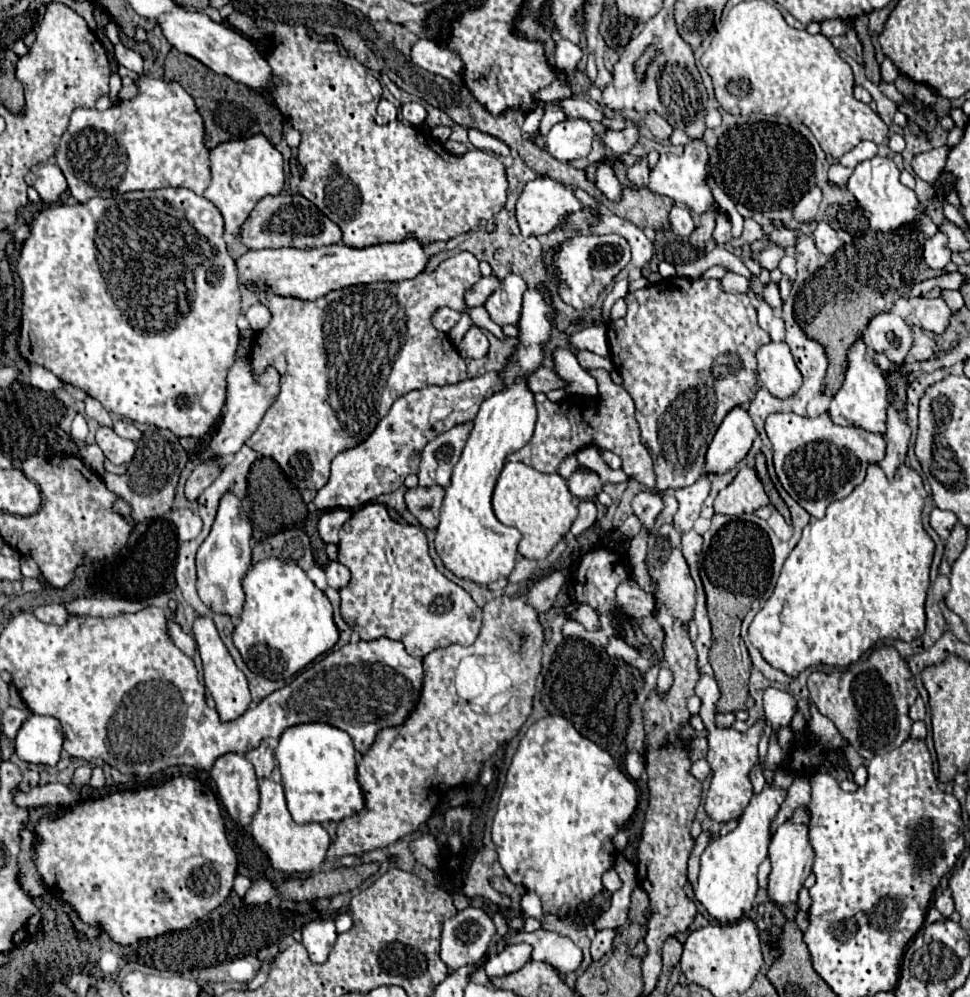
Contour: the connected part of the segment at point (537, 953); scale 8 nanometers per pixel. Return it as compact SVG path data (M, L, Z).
M538 928L534 932L514 932L506 942L526 942L532 946L532 960L548 962L560 970L562 976L579 968L583 953L570 940L556 932Z

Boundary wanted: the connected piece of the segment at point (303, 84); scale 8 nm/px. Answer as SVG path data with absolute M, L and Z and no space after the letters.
M236 10L224 22L244 36L276 36L278 50L270 52L266 62L272 68L274 102L302 134L298 160L304 168L304 178L308 180L300 182L298 192L340 226L342 242L346 246L366 248L374 244L402 242L408 238L416 238L420 244L450 240L470 232L480 224L480 220L490 220L504 208L508 180L506 170L496 156L484 150L450 156L440 144L436 144L434 152L426 144L426 135L412 125L399 120L393 122L392 129L376 124L374 116L382 98L382 86L356 58L342 56L336 42L318 42L310 38L308 28L302 24L290 26L284 22L270 22L268 18L254 18Z

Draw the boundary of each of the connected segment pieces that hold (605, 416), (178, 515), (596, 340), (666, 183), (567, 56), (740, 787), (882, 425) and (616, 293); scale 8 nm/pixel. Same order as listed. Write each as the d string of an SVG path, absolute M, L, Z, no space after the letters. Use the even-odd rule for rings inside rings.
M590 370L590 374L598 380L598 398L586 400L582 404L582 398L562 400L562 402L550 402L546 394L536 394L536 408L538 408L538 420L532 440L520 448L520 452L510 454L510 460L524 462L532 466L538 472L552 474L558 470L558 464L568 456L584 446L594 444L600 452L612 450L622 458L622 470L628 474L628 478L636 478L648 488L656 486L654 470L652 470L652 458L640 442L640 428L634 420L634 402L630 394L614 384L610 380L610 374L606 370Z
M190 508L174 510L172 512L172 522L176 527L179 542L194 540L202 530L200 516L196 512L192 512Z
M586 328L584 332L576 332L570 338L570 344L578 350L590 350L600 356L608 356L608 340L606 340L606 328Z
M690 140L684 146L684 154L676 156L676 154L660 154L660 160L656 164L656 168L650 172L650 184L648 188L656 194L664 194L674 198L676 202L684 202L690 210L694 210L696 214L702 212L714 212L716 216L716 228L712 232L712 238L718 246L726 244L731 239L731 221L726 210L722 210L714 196L712 196L712 188L706 182L706 166L708 164L708 146L702 140Z
M560 40L554 54L556 67L564 68L567 72L574 72L582 56L584 56L584 50L580 46L572 44L570 40Z
M702 674L700 682L696 684L696 694L702 698L700 716L702 716L704 726L708 730L708 756L706 756L706 760L712 768L712 782L710 782L710 790L708 790L704 808L706 808L706 814L714 822L728 822L732 818L738 818L742 814L742 810L748 806L750 798L752 798L750 772L758 764L758 743L766 719L759 719L744 734L740 734L732 728L716 728L716 724L714 724L714 714L716 714L714 704L720 698L720 692L718 692L718 684L716 684L714 676Z
M858 340L848 354L848 372L846 378L836 392L836 396L830 402L828 416L834 424L840 426L856 426L864 428L872 434L884 434L886 432L886 408L888 408L888 386L884 380L884 374L874 362L866 362L864 358L864 342Z
M628 280L616 282L614 288L612 288L612 292L606 296L606 300L604 300L604 304L602 304L602 316L608 318L608 320L604 320L602 326L608 326L608 322L610 322L610 308L612 308L612 304L614 304L618 298L624 298L626 294L628 294Z

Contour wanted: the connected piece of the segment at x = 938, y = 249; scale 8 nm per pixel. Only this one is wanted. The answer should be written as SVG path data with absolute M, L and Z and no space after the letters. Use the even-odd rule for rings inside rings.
M938 232L934 234L934 238L928 238L924 244L924 260L930 268L940 270L950 262L950 248L948 248L948 238Z

